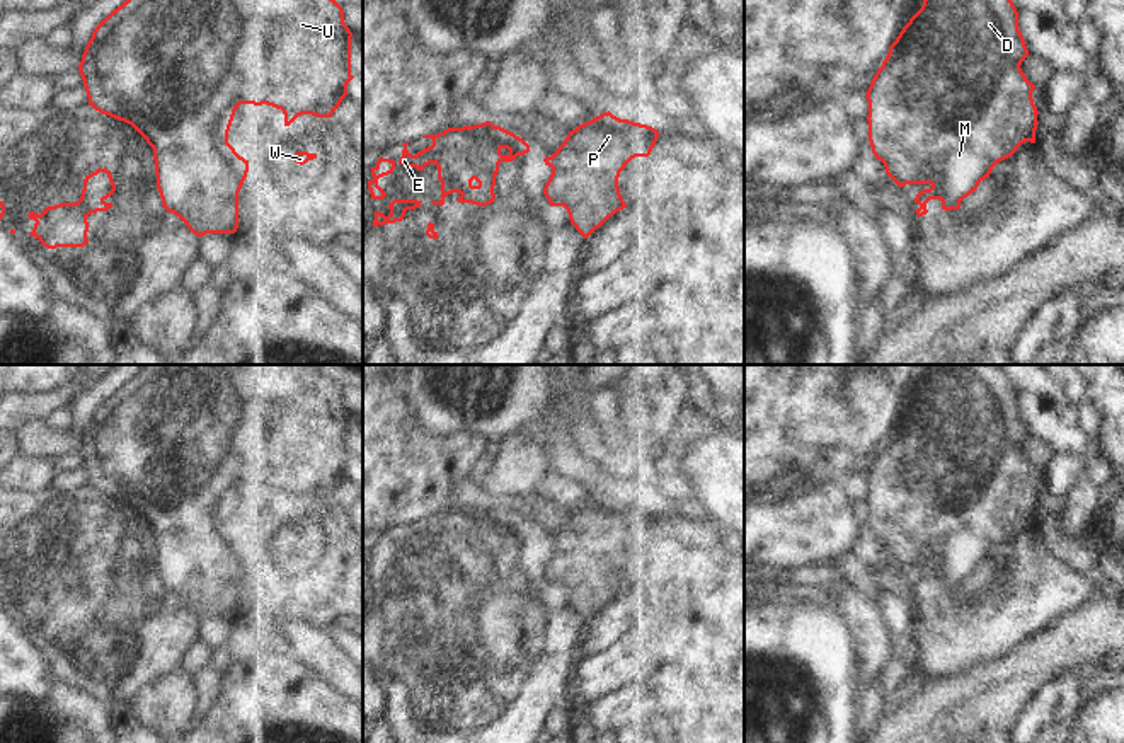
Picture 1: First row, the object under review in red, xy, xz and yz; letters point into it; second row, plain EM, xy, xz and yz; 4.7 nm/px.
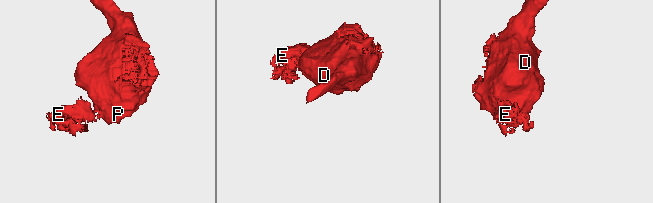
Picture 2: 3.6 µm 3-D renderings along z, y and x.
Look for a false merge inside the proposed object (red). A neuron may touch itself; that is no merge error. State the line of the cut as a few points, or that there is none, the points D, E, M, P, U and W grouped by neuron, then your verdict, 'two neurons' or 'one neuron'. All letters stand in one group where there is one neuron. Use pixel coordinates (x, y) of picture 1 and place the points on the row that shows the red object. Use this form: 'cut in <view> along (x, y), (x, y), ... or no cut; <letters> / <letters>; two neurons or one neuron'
cut in yz along (927, 190), (934, 198); D M P U W / E; two neurons

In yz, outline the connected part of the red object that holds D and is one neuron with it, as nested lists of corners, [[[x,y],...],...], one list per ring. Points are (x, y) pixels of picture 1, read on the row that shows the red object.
[[[923,0],[865,94],[869,141],[886,174],[899,187],[930,184],[930,198],[957,204],[1022,143],[1035,143],[1035,85],[1020,68],[1027,56],[1012,0]]]

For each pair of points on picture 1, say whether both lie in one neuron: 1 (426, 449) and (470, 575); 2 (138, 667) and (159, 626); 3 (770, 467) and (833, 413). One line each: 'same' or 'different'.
1: different
2: same
3: same

